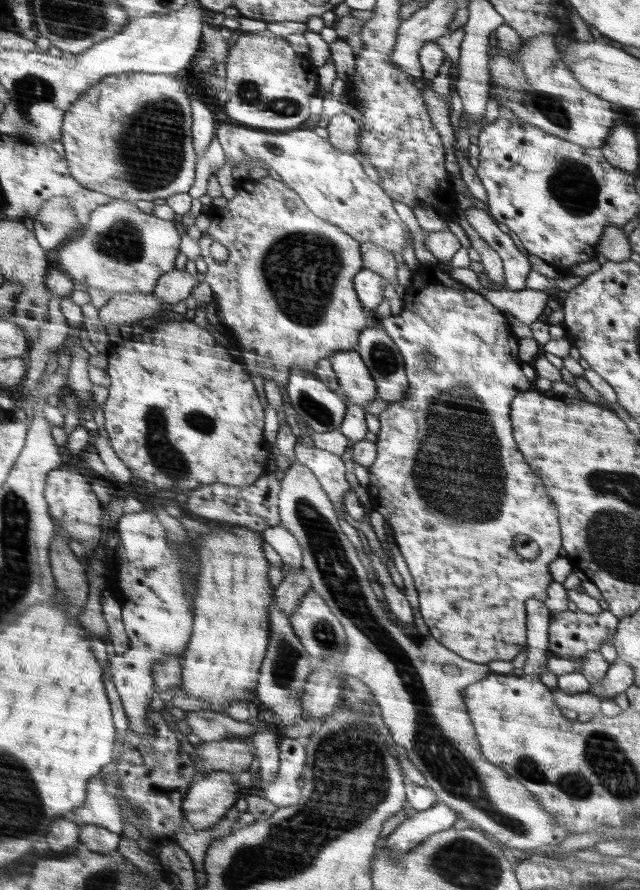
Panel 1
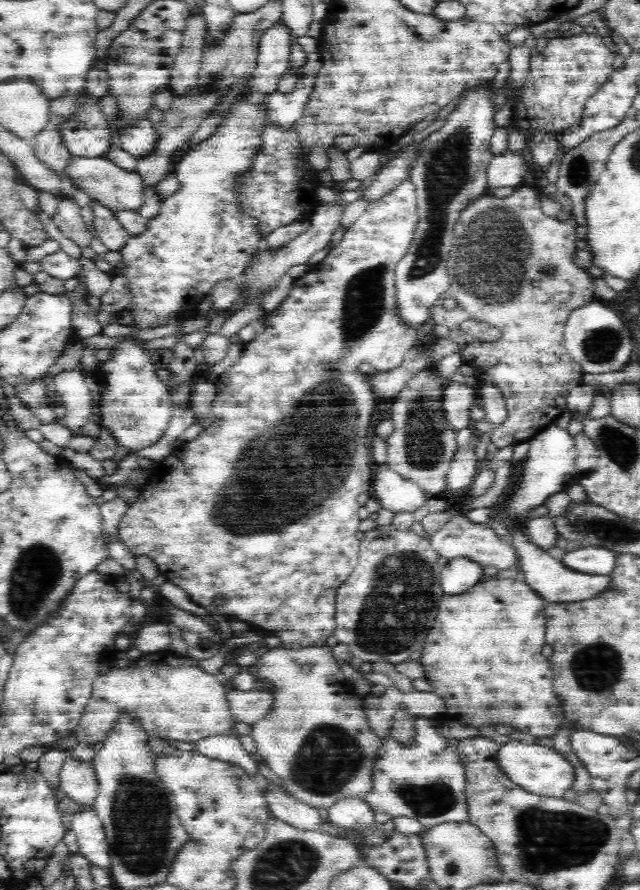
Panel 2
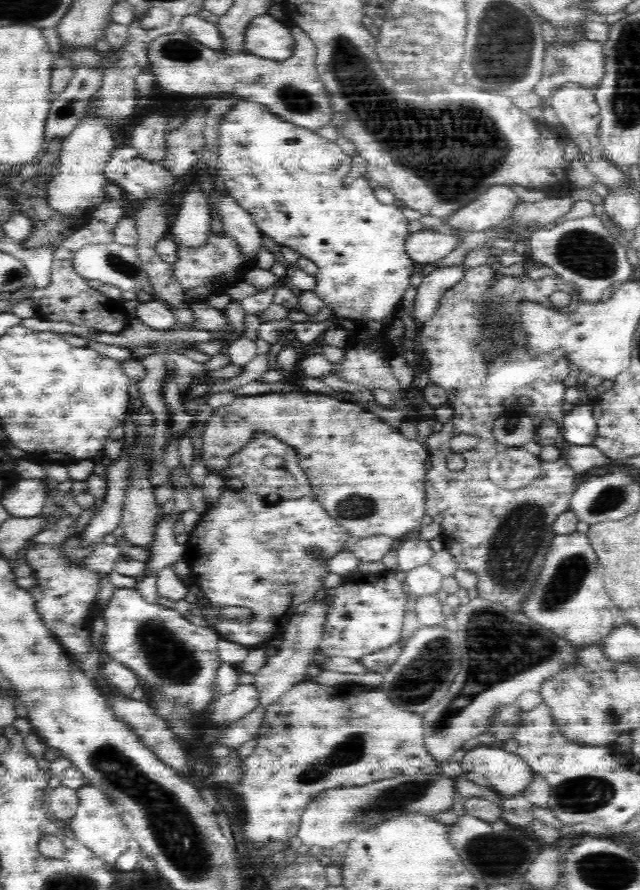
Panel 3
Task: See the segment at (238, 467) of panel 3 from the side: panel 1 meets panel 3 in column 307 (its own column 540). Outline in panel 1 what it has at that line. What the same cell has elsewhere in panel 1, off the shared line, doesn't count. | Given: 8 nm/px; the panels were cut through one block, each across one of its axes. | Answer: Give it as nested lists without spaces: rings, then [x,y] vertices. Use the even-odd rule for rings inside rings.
[[[420,263],[419,269],[414,272],[411,284],[408,286],[408,288],[401,290],[401,296],[402,303],[404,303],[402,313],[398,317],[380,320],[379,326],[384,328],[383,330],[386,332],[386,335],[393,340],[405,359],[406,374],[408,375],[409,380],[409,392],[406,393],[406,396],[400,402],[391,401],[383,413],[378,417],[381,427],[375,442],[377,446],[377,457],[372,463],[372,466],[368,468],[370,482],[368,482],[368,486],[366,486],[371,510],[378,512],[378,514],[382,514],[385,522],[387,522],[388,526],[390,526],[392,530],[397,546],[404,557],[404,561],[406,561],[410,574],[413,576],[416,592],[418,592],[418,596],[420,596],[419,609],[420,612],[422,612],[422,618],[424,619],[426,626],[428,626],[431,632],[431,638],[437,638],[438,642],[442,642],[442,646],[445,646],[448,648],[448,650],[452,650],[456,654],[462,655],[462,658],[470,659],[472,662],[478,664],[488,664],[493,660],[512,661],[514,656],[518,656],[520,652],[524,652],[524,648],[527,647],[526,632],[529,632],[529,630],[526,630],[526,608],[524,608],[524,604],[526,604],[527,601],[530,601],[530,598],[536,598],[536,600],[541,600],[542,602],[546,600],[546,590],[548,590],[548,586],[550,586],[550,583],[553,581],[552,575],[550,575],[550,567],[548,566],[550,566],[554,560],[558,559],[558,554],[560,554],[560,550],[562,550],[562,544],[560,544],[560,538],[562,538],[562,536],[560,536],[560,521],[558,521],[558,511],[556,511],[556,507],[554,507],[554,503],[552,503],[552,497],[550,497],[548,492],[546,492],[546,486],[544,486],[544,483],[542,483],[542,478],[540,478],[540,475],[538,475],[538,470],[526,462],[526,458],[524,457],[524,454],[522,454],[522,450],[517,446],[516,440],[513,438],[512,422],[510,421],[512,399],[514,399],[517,394],[530,391],[531,380],[528,380],[528,378],[522,374],[522,370],[520,370],[521,360],[519,359],[519,342],[516,342],[516,336],[510,332],[510,326],[508,326],[506,318],[502,316],[504,312],[500,312],[497,307],[494,307],[488,299],[482,298],[480,294],[476,294],[476,292],[472,292],[470,288],[462,286],[460,282],[452,280],[448,274],[444,274],[440,268],[436,268],[436,265],[425,265]],[[424,351],[430,352],[430,356],[434,358],[430,359],[430,364],[428,364],[428,360],[424,359]],[[464,470],[466,470],[466,476],[468,476],[470,480],[456,480],[456,476],[458,476],[458,478],[460,478],[460,476],[464,476]],[[452,476],[454,476],[454,480],[456,480],[456,482],[452,480]],[[520,534],[524,534],[524,536],[527,536],[528,539],[532,540],[532,542],[536,542],[536,544],[540,546],[540,553],[538,556],[536,556],[536,558],[534,558],[534,560],[527,560],[516,554],[514,536],[520,536]]]

